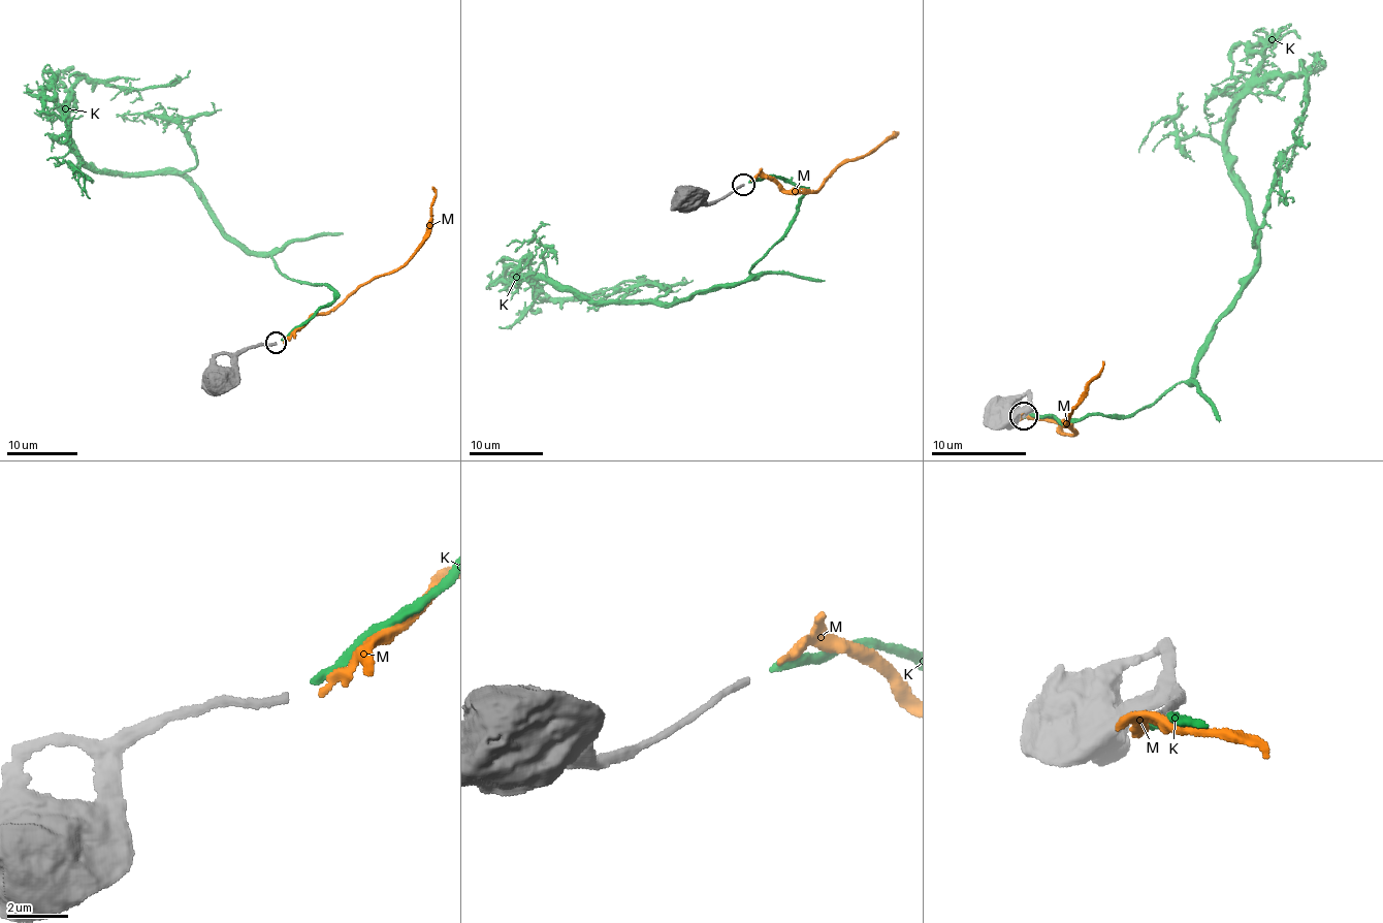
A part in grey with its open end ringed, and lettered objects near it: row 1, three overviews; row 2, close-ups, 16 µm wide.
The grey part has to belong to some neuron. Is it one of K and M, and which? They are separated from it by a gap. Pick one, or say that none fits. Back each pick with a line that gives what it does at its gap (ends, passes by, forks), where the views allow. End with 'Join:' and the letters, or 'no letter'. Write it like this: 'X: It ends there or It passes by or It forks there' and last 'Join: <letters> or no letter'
K: It ends there
Join: K

